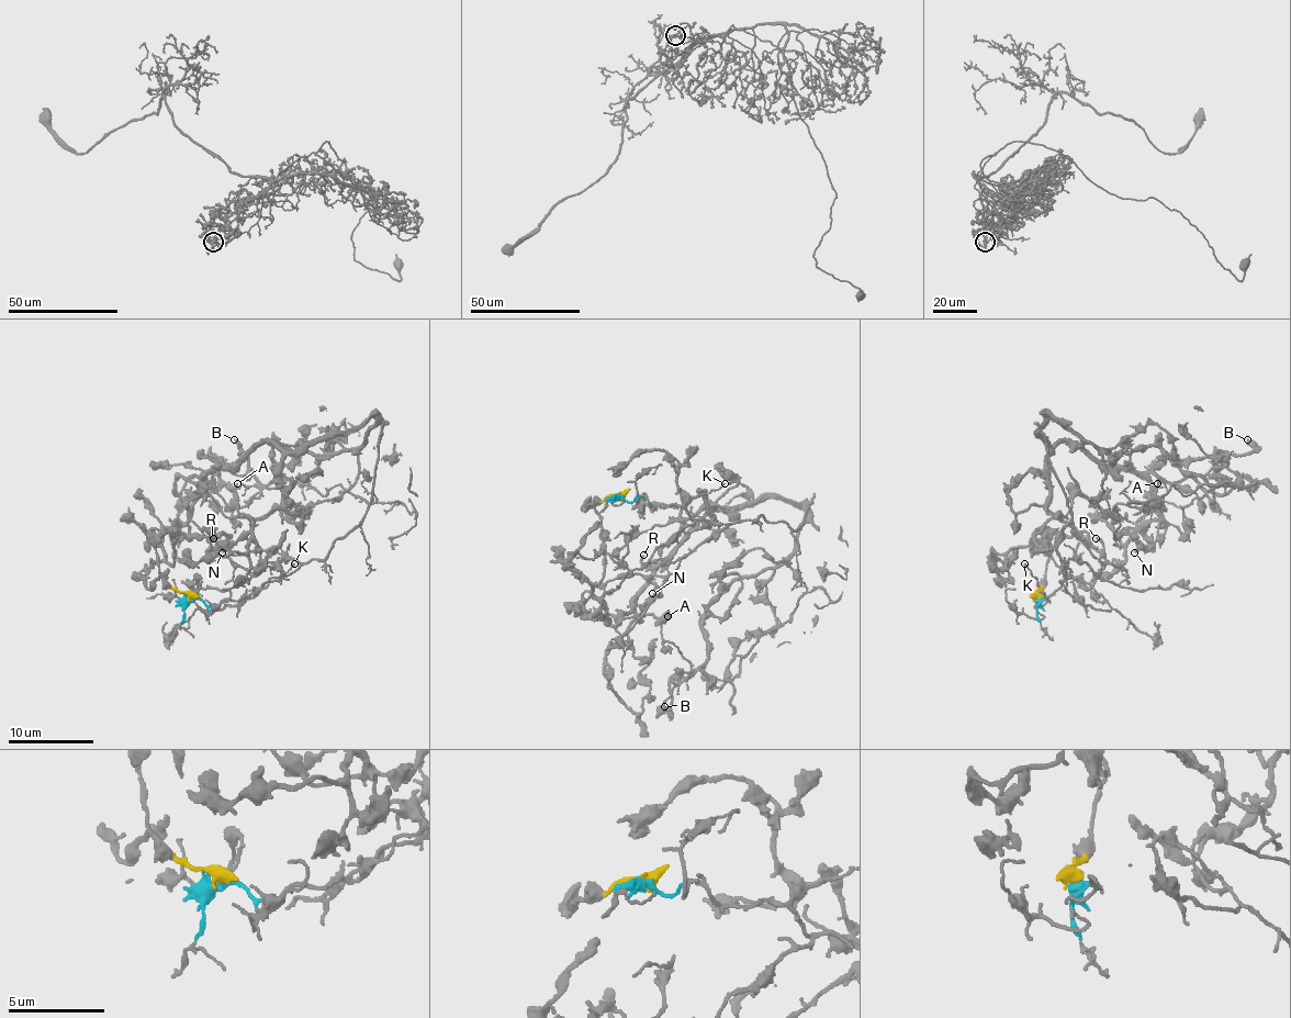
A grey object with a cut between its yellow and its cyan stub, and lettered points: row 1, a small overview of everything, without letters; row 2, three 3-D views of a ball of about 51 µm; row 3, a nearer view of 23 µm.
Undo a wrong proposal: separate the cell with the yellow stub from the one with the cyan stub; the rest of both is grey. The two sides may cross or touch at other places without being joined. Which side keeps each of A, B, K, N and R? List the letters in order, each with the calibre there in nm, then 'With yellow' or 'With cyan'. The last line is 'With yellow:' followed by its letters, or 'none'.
A: Thickness 280 nm. With yellow
B: Thickness 340 nm. With yellow
K: Thickness 170 nm. With cyan
N: Thickness 320 nm. With yellow
R: Thickness 200 nm. With cyan
With yellow: A, B, N

